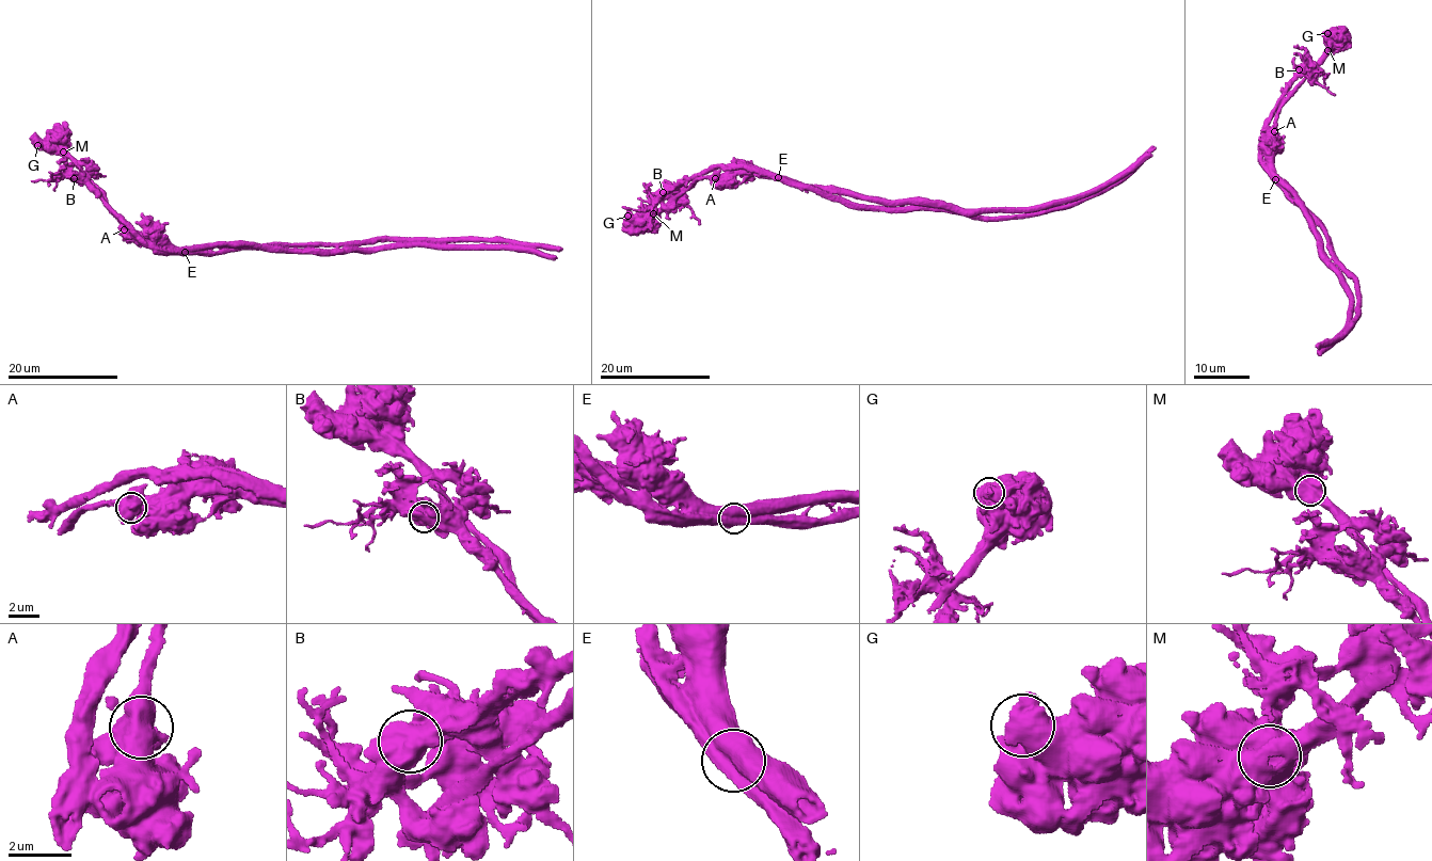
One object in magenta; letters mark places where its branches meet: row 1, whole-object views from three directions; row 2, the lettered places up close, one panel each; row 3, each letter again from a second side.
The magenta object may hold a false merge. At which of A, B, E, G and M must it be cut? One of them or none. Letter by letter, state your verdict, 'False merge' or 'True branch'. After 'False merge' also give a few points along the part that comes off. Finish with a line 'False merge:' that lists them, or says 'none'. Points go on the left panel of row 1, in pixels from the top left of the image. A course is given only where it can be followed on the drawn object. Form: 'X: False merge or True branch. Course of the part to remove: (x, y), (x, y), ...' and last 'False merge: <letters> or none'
A: True branch
B: True branch
E: False merge. Course of the part to remove: (186, 252), (217, 253), (237, 248), (430, 237), (508, 241), (556, 250), (562, 248)
G: True branch
M: True branch
False merge: E

